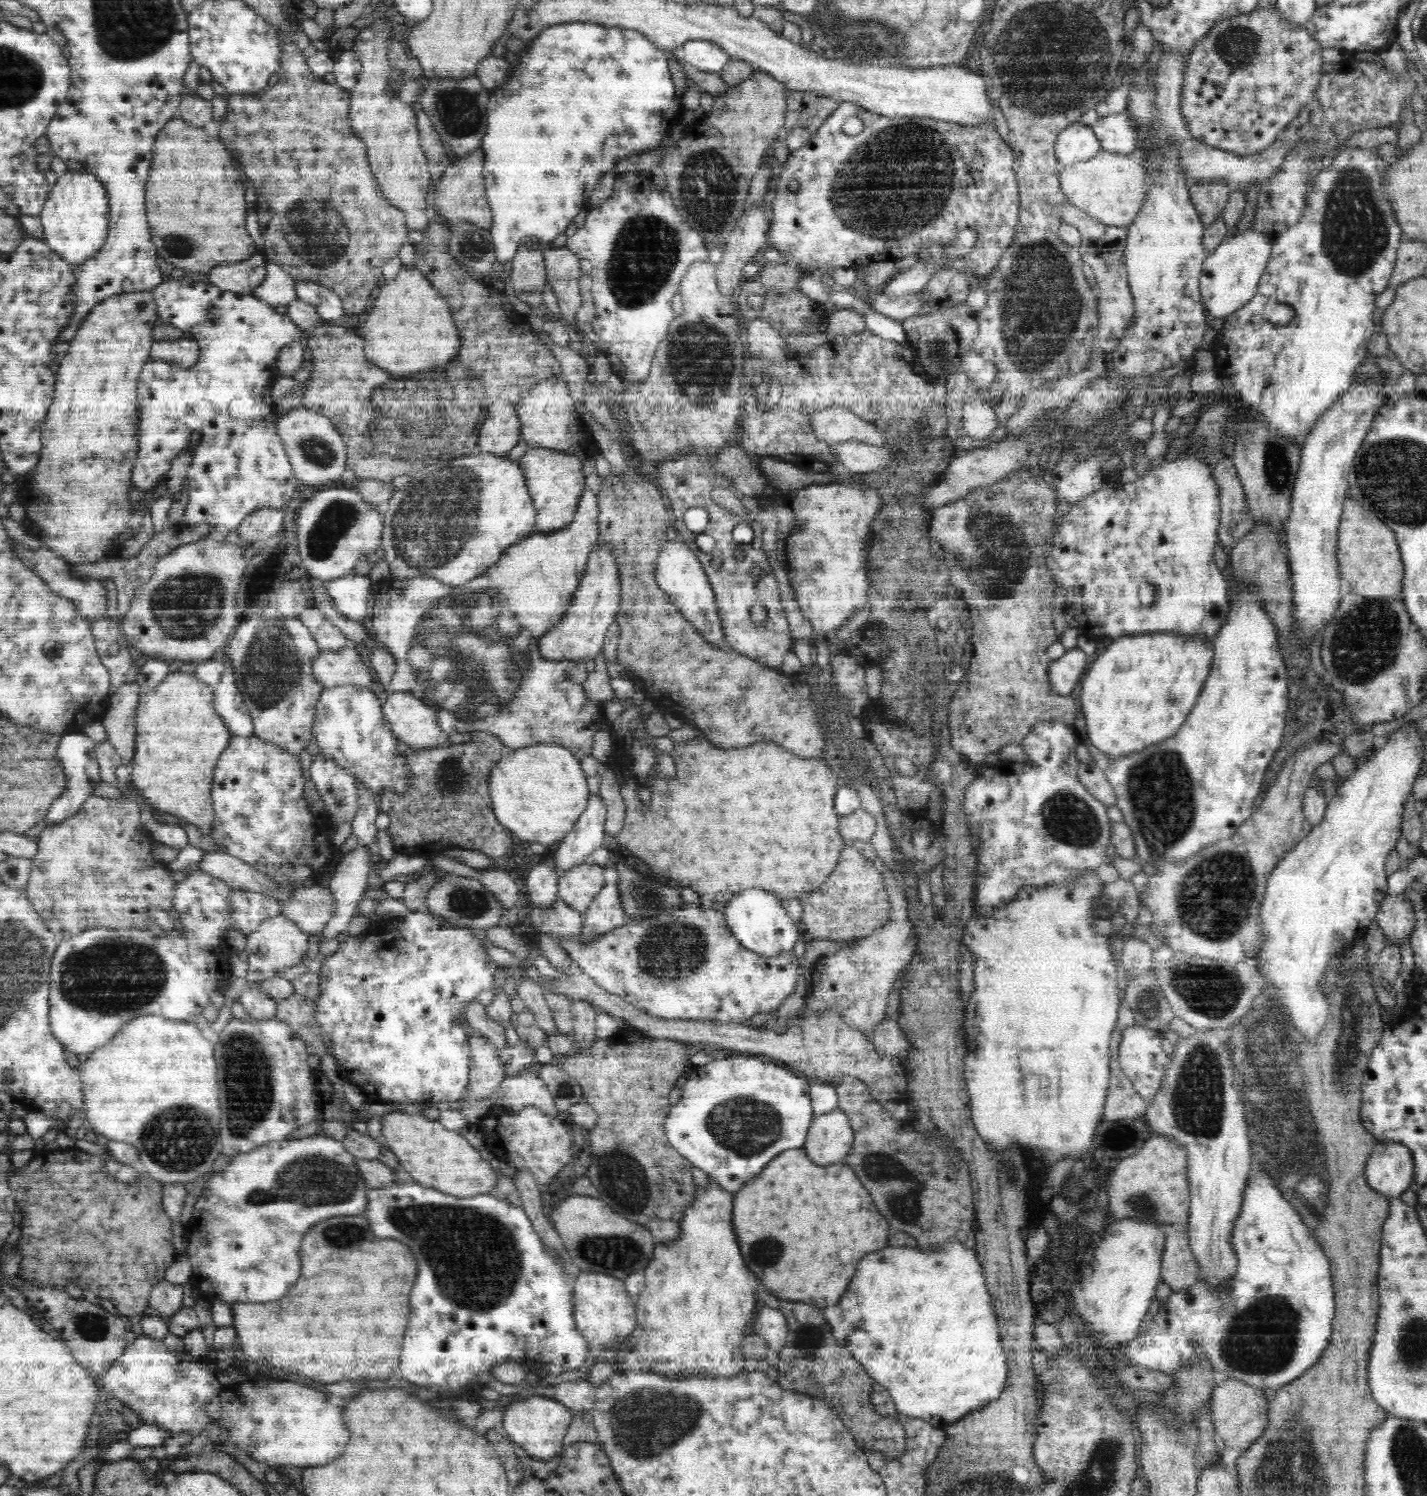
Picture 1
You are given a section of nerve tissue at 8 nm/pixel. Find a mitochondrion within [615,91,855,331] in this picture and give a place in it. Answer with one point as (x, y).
(707, 185)

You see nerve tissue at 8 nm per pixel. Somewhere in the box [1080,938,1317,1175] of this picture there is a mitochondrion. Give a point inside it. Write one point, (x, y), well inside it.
(1197, 1099)

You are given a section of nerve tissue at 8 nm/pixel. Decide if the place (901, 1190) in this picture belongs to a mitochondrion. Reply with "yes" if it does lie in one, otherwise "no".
yes

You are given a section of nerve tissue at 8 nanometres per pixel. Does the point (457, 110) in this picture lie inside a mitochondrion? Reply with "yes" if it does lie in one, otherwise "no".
yes

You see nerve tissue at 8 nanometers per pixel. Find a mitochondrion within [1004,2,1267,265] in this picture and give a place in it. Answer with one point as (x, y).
(1236, 46)

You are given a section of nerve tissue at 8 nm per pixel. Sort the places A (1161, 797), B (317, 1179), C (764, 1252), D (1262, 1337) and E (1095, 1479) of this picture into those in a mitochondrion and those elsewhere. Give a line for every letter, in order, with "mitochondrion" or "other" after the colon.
A: mitochondrion
B: mitochondrion
C: mitochondrion
D: mitochondrion
E: mitochondrion

